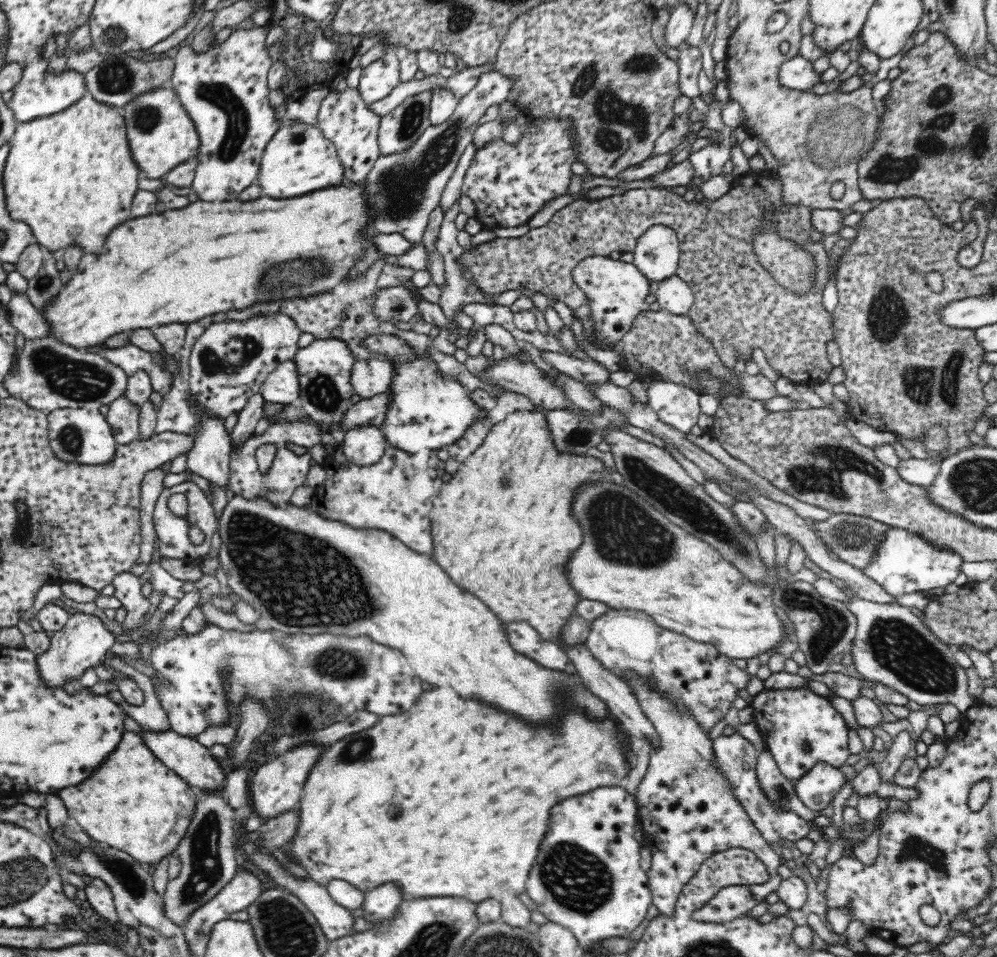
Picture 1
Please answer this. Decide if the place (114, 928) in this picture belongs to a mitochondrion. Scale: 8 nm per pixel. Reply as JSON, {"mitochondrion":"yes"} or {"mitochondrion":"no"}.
{"mitochondrion":"no"}

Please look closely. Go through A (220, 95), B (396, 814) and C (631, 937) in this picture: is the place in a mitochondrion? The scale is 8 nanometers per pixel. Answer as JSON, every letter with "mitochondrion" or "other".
{"A":"mitochondrion","B":"other","C":"other"}

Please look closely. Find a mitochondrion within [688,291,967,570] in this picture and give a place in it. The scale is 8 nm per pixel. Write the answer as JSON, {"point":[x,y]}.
{"point":[814,477]}

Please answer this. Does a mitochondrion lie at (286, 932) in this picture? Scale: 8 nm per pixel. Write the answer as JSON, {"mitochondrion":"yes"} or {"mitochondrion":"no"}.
{"mitochondrion":"yes"}

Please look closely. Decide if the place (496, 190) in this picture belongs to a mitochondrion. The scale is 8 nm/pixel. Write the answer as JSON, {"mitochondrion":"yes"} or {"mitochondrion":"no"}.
{"mitochondrion":"no"}

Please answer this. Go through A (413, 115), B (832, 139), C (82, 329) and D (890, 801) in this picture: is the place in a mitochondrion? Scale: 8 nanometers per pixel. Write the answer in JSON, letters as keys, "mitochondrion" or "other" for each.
{"A":"mitochondrion","B":"mitochondrion","C":"other","D":"other"}

